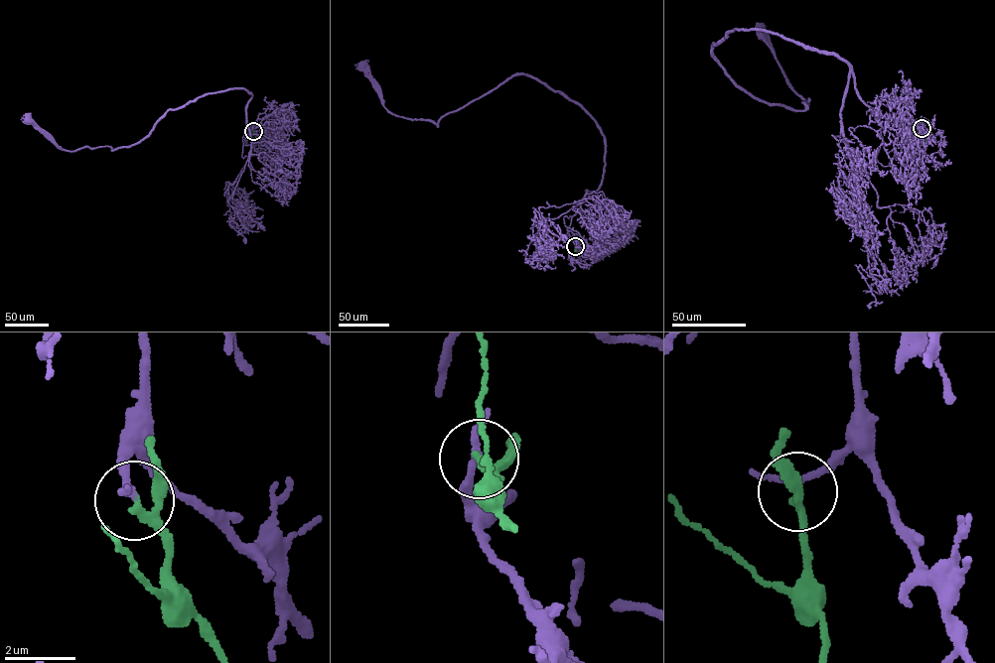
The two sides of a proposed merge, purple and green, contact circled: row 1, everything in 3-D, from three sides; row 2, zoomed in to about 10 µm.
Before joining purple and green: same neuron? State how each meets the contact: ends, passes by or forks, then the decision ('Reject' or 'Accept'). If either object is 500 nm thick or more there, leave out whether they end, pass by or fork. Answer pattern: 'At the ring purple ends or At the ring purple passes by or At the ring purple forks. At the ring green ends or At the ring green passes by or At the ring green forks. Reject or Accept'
At the ring purple passes by. At the ring green passes by. Accept

